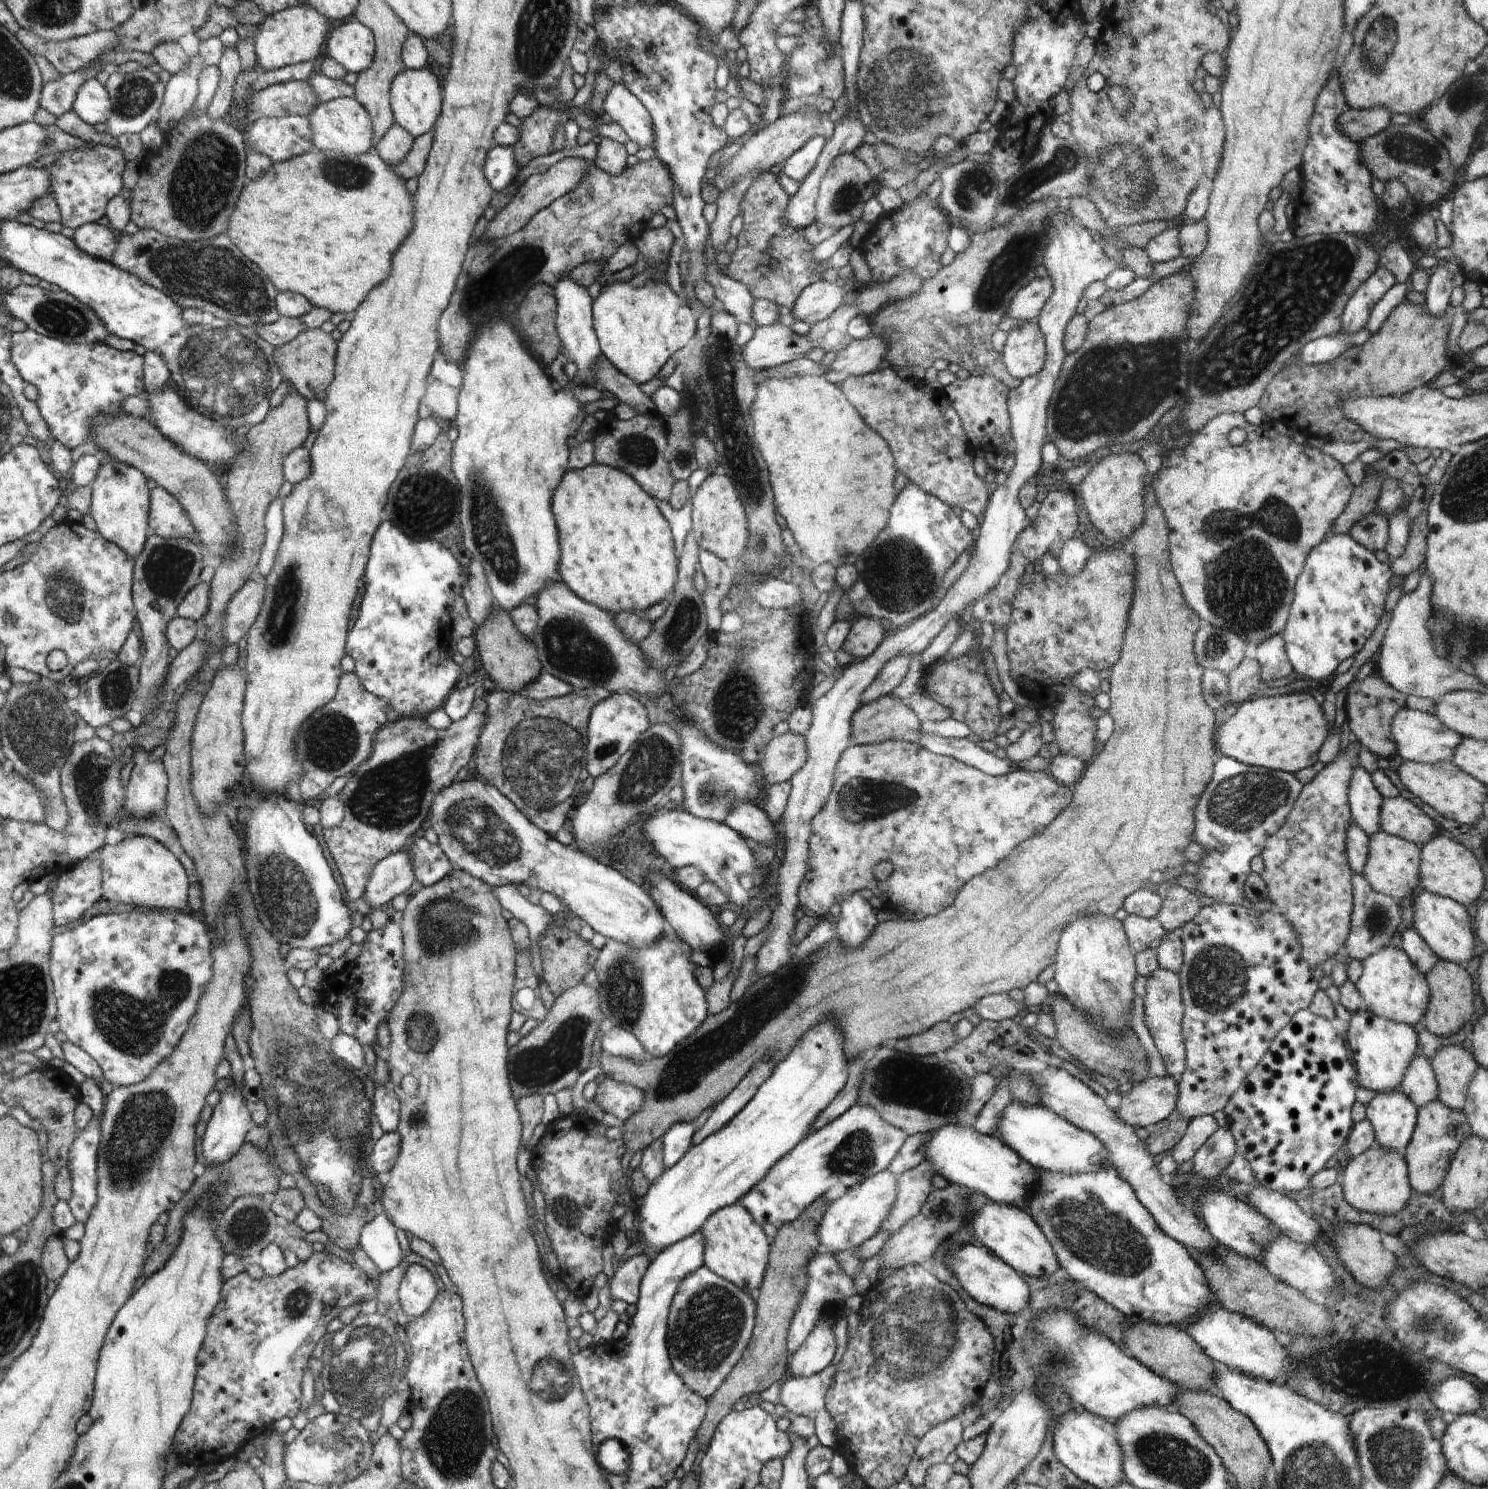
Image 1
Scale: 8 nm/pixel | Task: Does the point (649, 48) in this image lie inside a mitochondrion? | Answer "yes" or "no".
no

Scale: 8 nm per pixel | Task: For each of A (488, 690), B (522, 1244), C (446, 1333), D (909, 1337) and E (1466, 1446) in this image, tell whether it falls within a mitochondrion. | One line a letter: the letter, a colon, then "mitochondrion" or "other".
A: other
B: other
C: other
D: mitochondrion
E: other

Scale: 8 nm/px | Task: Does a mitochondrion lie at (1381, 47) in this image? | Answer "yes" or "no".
yes

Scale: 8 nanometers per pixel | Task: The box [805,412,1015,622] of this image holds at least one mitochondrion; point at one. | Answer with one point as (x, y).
(899, 576)

